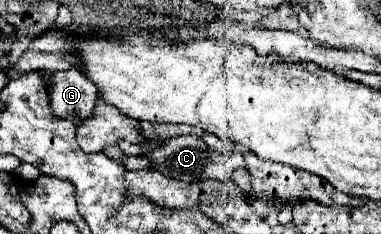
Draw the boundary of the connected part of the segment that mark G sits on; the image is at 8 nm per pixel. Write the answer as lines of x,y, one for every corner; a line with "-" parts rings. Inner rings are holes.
69,68
51,74
49,98
51,108
57,116
81,124
79,120
91,116
99,92
97,86
91,80
87,80
77,68

